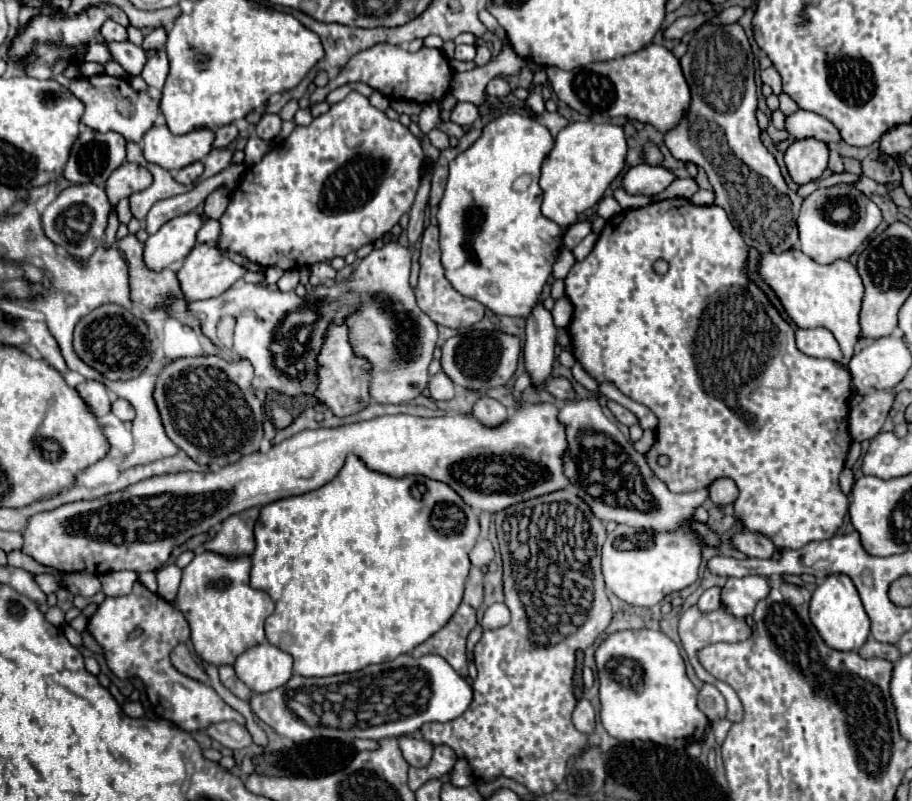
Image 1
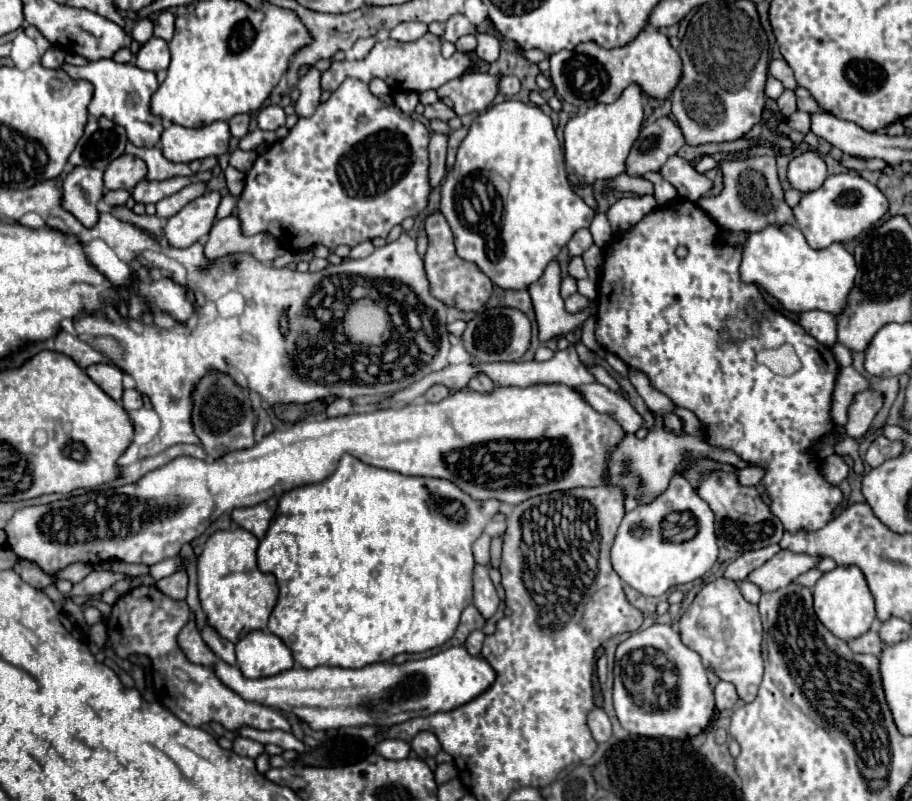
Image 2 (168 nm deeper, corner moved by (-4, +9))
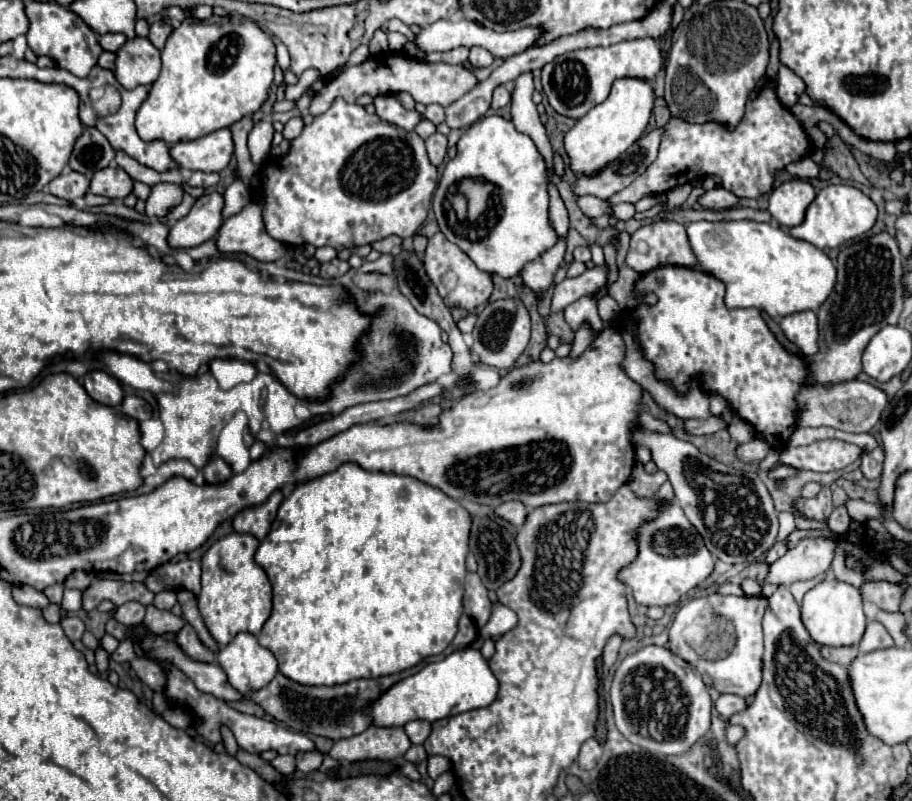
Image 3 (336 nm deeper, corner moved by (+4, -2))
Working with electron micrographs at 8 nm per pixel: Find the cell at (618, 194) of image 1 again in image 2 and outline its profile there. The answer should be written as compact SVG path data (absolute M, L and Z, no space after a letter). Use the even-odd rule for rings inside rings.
M518 100L494 104L474 118L468 136L458 148L456 164L442 182L440 212L454 232L458 256L478 264L504 290L526 290L536 282L574 232L588 228L594 218L594 210L570 188L564 154L552 120L538 106ZM472 172L498 172L510 182L508 198L502 206L482 204L482 214L476 224L464 220L454 196L460 180Z

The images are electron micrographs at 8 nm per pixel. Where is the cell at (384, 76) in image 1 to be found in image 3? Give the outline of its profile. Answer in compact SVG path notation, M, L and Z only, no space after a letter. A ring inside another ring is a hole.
M388 51L388 53L382 53L382 55L370 57L360 65L352 65L352 67L344 69L338 77L324 83L324 87L320 91L316 91L316 95L312 97L310 113L312 115L322 115L336 97L344 97L350 103L354 103L364 93L368 93L372 97L378 97L378 95L396 95L400 91L410 93L416 103L424 103L424 105L440 103L442 107L448 107L448 103L456 101L460 95L474 89L476 83L478 83L476 75L462 65L428 63L428 61L418 61L414 57L408 57L404 53Z

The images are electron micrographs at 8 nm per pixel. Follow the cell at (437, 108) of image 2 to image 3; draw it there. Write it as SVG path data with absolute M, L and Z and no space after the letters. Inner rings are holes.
M394 95L376 97L374 105L376 105L376 115L406 131L414 131L414 127L422 121L422 115L418 111L406 111Z

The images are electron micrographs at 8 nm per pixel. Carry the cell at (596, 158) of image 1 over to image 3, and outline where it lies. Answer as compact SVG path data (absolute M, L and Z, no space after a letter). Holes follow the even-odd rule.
M618 79L612 85L610 97L592 107L564 137L564 149L568 155L568 169L574 175L594 177L608 163L616 161L640 135L644 133L654 105L654 83L642 79Z

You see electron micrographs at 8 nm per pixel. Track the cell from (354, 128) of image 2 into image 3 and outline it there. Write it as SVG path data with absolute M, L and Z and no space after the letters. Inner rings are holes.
M338 97L326 113L314 117L314 121L290 141L290 151L284 157L264 161L260 169L260 183L266 183L266 191L260 195L262 219L268 235L290 247L310 243L314 247L328 245L342 251L372 245L388 235L402 239L414 237L428 215L436 181L438 171L428 163L424 141L414 131L404 131L382 119L376 121L376 115L366 113L362 105Z

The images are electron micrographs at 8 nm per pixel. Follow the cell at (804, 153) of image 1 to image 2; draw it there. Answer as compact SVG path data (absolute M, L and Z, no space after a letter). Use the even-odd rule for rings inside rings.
M804 152L800 156L794 156L788 166L788 182L792 188L800 190L802 194L808 194L820 184L824 184L828 172L824 160L816 152Z

